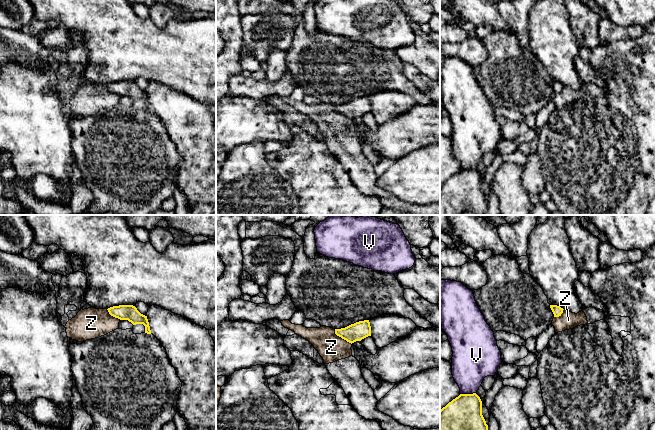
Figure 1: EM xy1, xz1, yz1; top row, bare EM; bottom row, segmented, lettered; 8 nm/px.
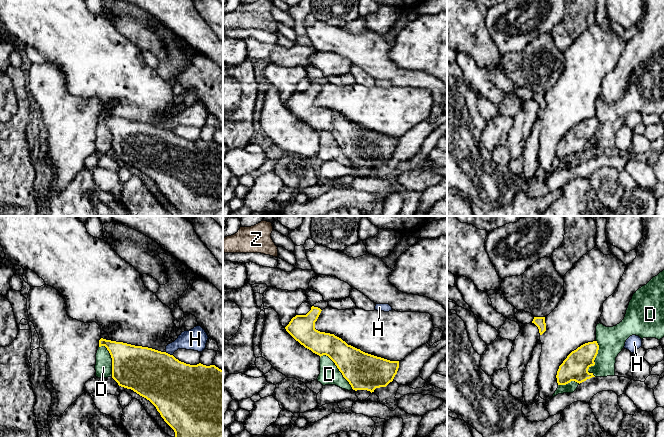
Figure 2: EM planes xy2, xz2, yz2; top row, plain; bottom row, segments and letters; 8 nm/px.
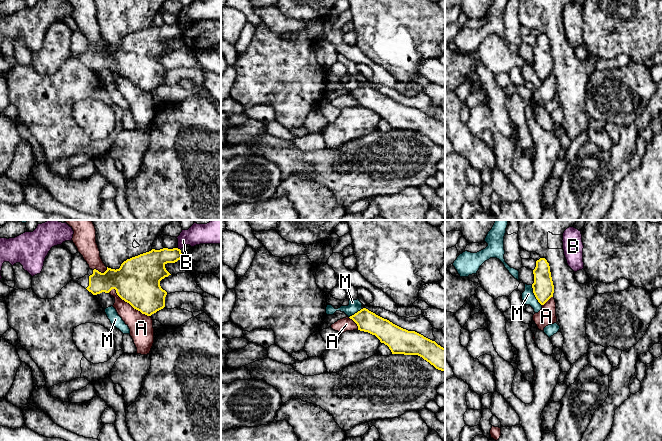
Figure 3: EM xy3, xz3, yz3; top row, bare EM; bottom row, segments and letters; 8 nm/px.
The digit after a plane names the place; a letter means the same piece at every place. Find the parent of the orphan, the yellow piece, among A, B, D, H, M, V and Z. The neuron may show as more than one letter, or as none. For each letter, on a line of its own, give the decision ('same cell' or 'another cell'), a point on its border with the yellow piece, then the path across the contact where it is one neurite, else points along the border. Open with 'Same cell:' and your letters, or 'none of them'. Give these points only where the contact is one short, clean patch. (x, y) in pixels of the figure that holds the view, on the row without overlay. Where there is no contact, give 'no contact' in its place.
Same cell: none of them
A: another cell | xy3 (128, 78)
B: another cell | xy3 (179, 25) | along xy3 (177, 24), (180, 26)
D: another cell | yz2 (594, 135)
H: another cell | xy2 (169, 130) | along xy2 (165, 128), (172, 131)
M: another cell | yz3 (534, 70)
V: another cell | yz1 (467, 170)
Z: another cell | xz1 (341, 113) | along xz1 (334, 105), (337, 111), (351, 120)

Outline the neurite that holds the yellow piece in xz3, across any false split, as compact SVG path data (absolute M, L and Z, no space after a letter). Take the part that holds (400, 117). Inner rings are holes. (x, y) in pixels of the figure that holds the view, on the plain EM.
M366 84L361 85L349 94L357 100L358 106L375 111L381 119L387 121L392 130L418 131L436 145L445 148L445 124L438 121L435 117L432 117L415 107L403 105Z

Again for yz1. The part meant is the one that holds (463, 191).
M460 170L440 186L440 215L472 211L485 215L488 201L482 191L482 177L476 170Z

